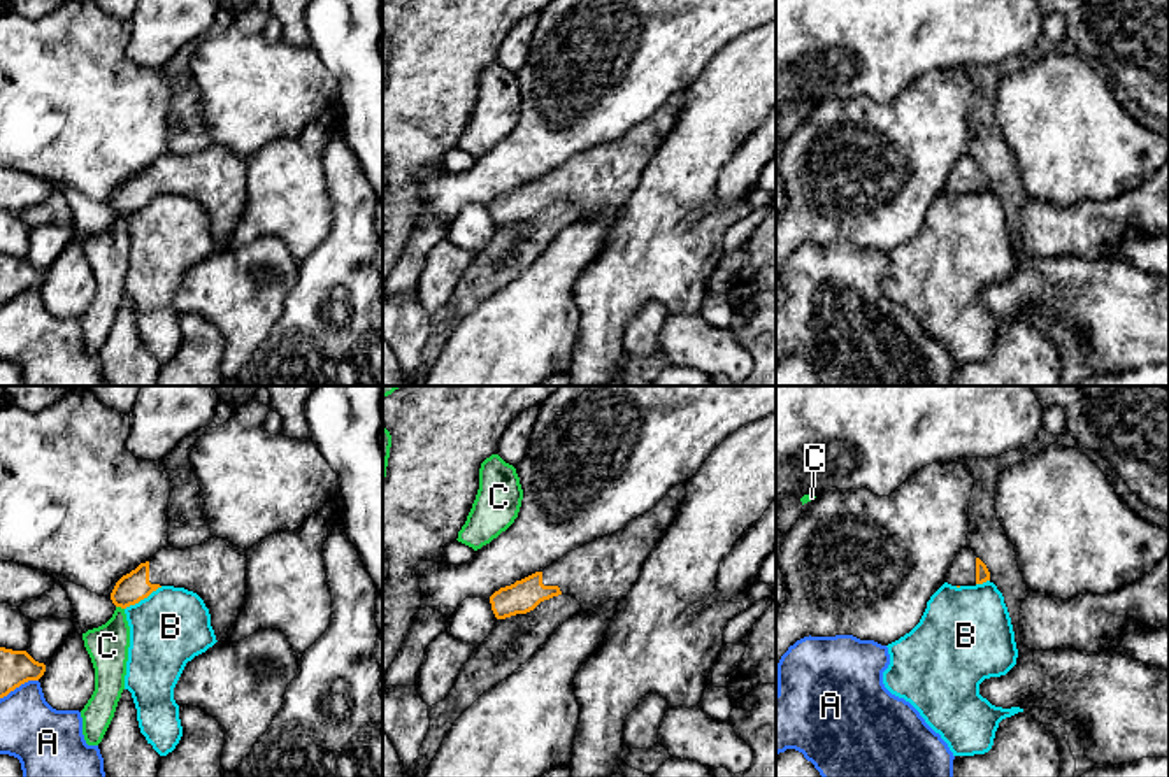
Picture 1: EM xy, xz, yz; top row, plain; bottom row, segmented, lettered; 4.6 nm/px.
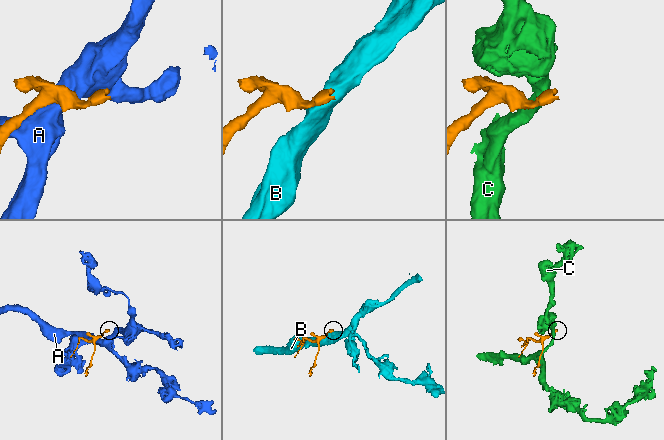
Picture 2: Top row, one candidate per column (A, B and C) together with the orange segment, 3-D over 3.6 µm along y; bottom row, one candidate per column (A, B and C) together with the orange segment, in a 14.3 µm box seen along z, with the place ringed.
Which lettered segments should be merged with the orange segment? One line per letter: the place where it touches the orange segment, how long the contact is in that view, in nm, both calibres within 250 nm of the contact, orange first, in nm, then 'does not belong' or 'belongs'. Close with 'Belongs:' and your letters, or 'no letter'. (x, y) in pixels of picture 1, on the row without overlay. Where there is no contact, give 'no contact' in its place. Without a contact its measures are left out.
A: contact xy (18, 293); length 200 nm; calibres 160 and 280 nm; does not belong
B: contact xy (143, 206); length 200 nm; calibres 140 and 360 nm; does not belong
C: contact xy (120, 213); length 40 nm; calibres 140 and 190 nm; does not belong
Belongs: no letter

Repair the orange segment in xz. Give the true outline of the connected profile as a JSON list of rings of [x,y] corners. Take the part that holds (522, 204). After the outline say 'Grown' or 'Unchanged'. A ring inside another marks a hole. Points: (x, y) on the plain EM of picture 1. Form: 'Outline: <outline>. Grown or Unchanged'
Outline: [[[686,91],[674,93],[649,119],[628,128],[614,142],[600,144],[558,168],[490,203],[497,226],[534,217],[541,209],[569,202],[590,219],[623,207],[665,137],[676,126]]]. Grown

